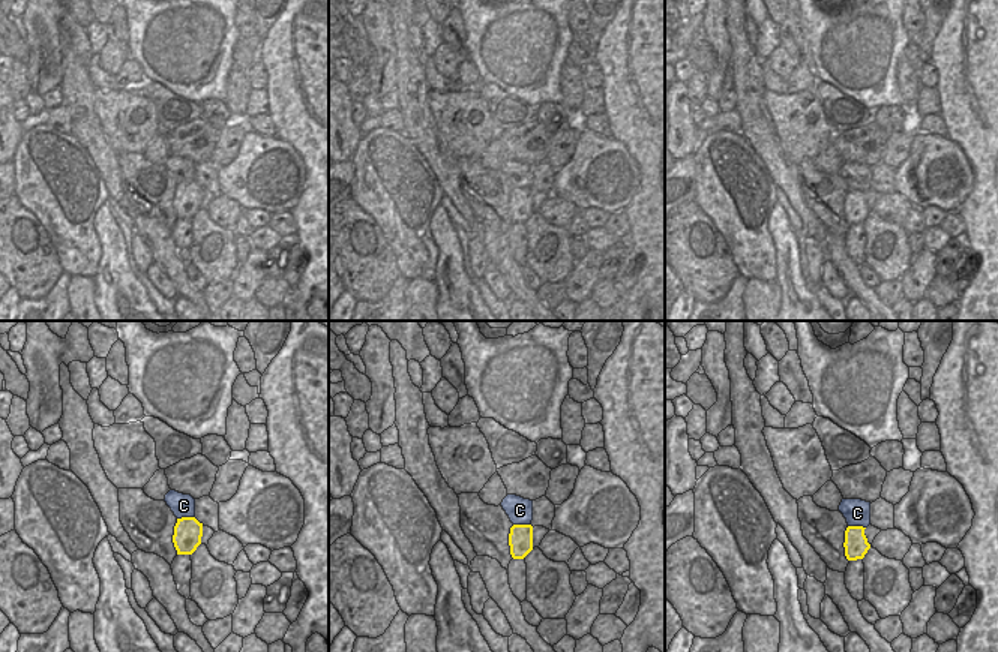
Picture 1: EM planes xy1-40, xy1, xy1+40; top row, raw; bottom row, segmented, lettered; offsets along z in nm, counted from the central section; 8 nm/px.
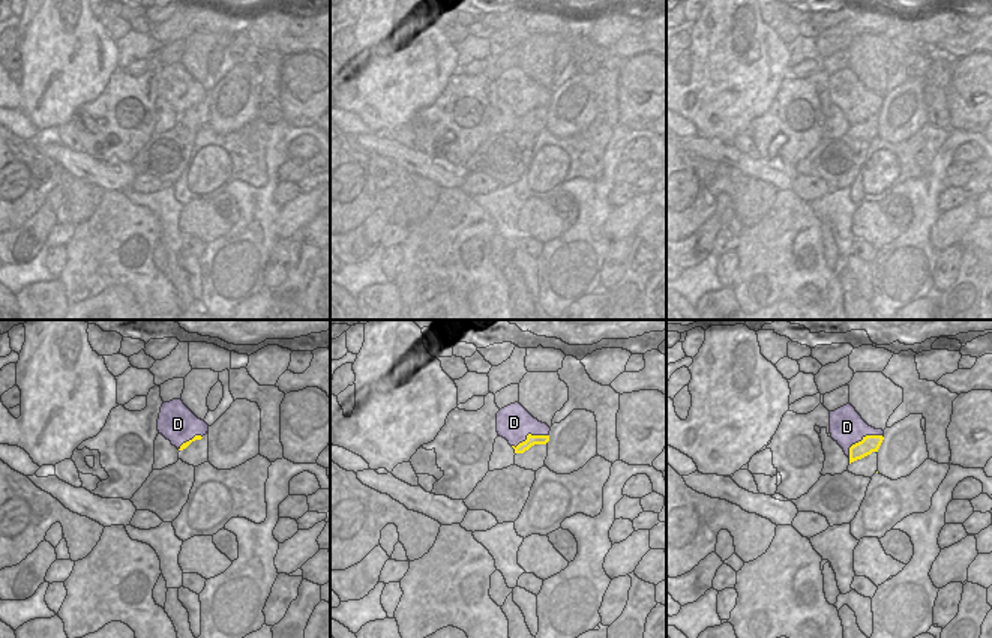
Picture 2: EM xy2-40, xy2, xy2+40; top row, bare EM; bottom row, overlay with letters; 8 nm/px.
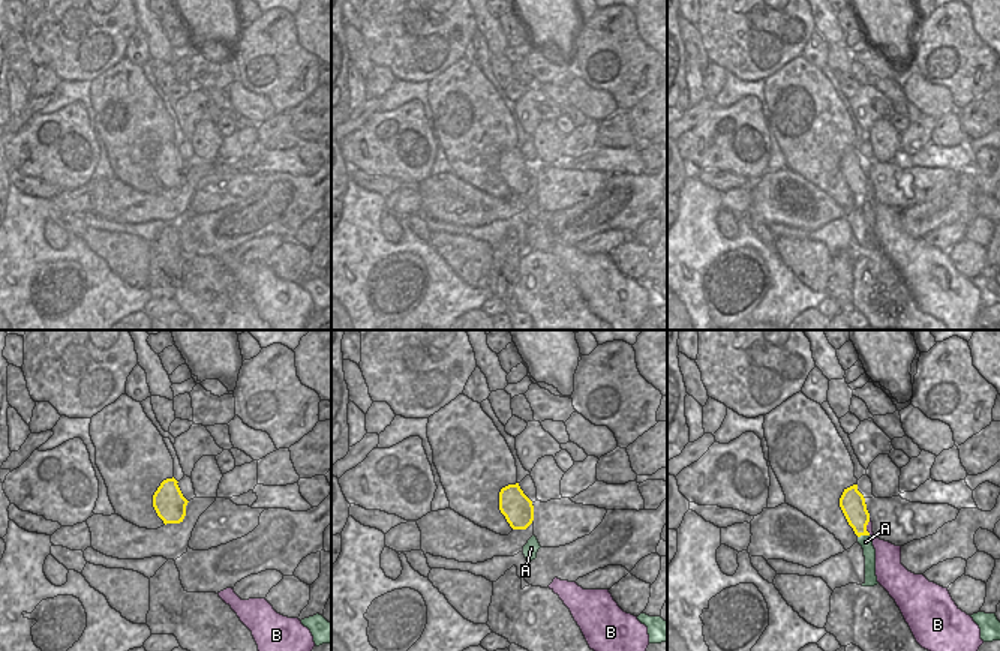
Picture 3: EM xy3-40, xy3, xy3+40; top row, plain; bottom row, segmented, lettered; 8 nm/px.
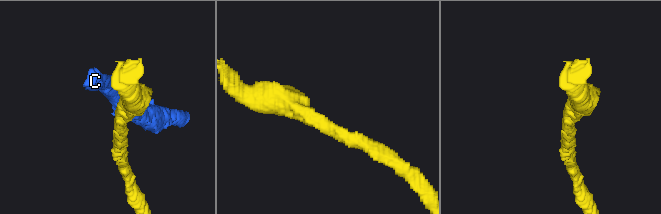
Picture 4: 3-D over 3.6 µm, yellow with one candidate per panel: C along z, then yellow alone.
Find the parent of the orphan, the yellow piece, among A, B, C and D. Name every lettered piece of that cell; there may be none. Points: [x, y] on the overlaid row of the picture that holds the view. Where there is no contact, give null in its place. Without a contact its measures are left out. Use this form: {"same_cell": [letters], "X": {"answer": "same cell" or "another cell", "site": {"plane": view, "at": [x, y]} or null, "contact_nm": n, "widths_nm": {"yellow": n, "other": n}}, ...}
{"same_cell": ["B"], "A": {"answer": "another cell", "site": {"plane": "xy3+40", "at": [862, 534]}, "contact_nm": 100, "widths_nm": {"yellow": 200, "other": 100}}, "B": {"answer": "same cell", "site": {"plane": "xy3+40", "at": [865, 527]}, "contact_nm": 130, "widths_nm": {"yellow": 200, "other": 160}}, "C": {"answer": "another cell", "site": {"plane": "xy1+40", "at": [857, 526]}, "contact_nm": 150, "widths_nm": {"yellow": 200, "other": 220}}, "D": {"answer": "another cell", "site": {"plane": "xy2+40", "at": [862, 440]}, "contact_nm": 340, "widths_nm": {"yellow": 140, "other": 280}}}

